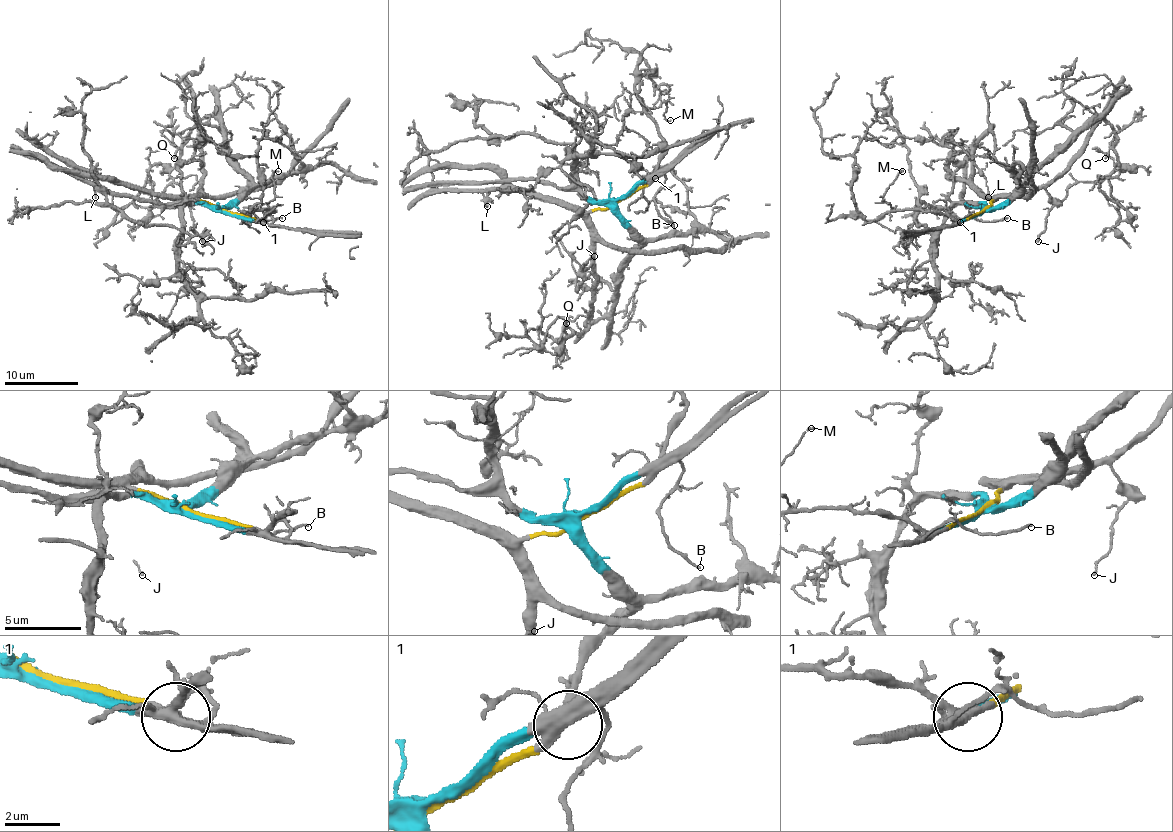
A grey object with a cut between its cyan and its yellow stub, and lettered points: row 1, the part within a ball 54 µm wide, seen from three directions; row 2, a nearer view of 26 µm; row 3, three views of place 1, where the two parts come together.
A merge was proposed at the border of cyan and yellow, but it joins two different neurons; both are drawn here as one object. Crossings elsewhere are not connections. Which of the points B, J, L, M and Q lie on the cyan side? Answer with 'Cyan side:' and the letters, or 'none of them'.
Cyan side: M, Q

